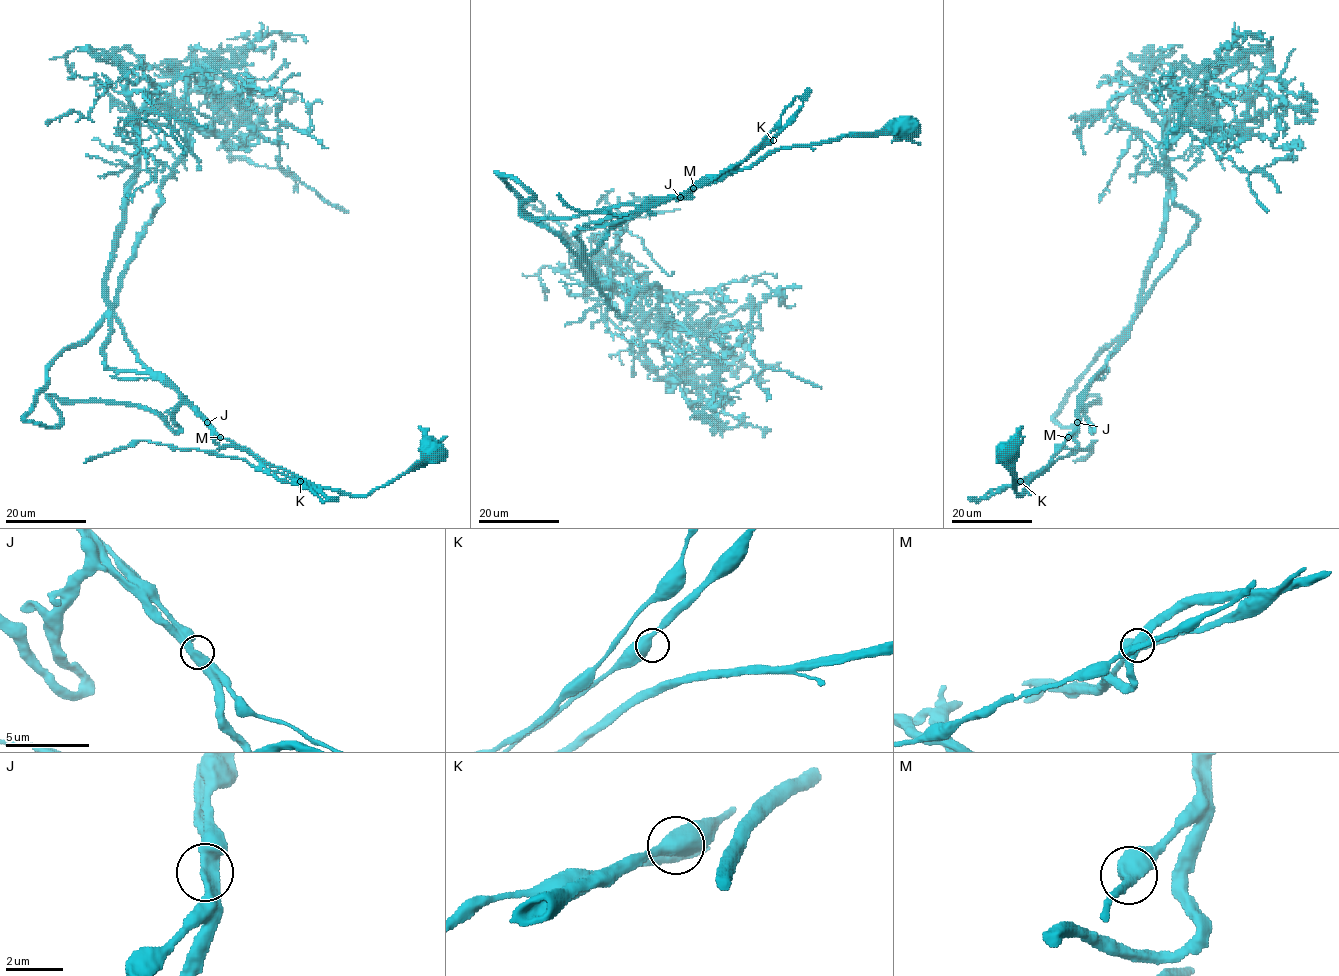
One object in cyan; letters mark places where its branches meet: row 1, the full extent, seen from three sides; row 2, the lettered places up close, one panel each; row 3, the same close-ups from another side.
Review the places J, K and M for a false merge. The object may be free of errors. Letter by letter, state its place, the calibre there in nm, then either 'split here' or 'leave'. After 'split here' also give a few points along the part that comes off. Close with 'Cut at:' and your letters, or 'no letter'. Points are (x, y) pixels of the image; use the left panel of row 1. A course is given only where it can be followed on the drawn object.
J: at (207, 422); 440 nm thick; split here; foreign part runs (207, 423), (270, 470), (307, 486), (281, 482), (243, 459), (150, 441), (132, 442), (84, 462)
K: at (300, 481); 480 nm thick; leave
M: at (220, 437); 480 nm thick; leave
Cut at: J

